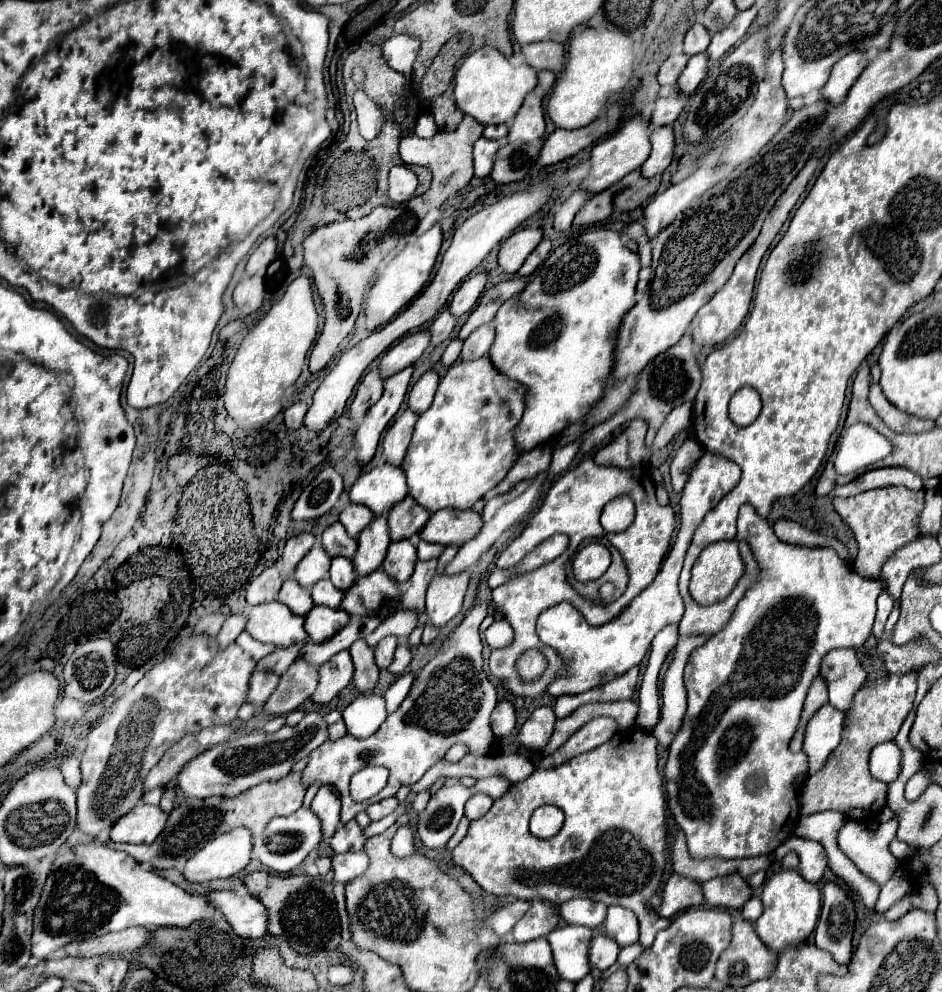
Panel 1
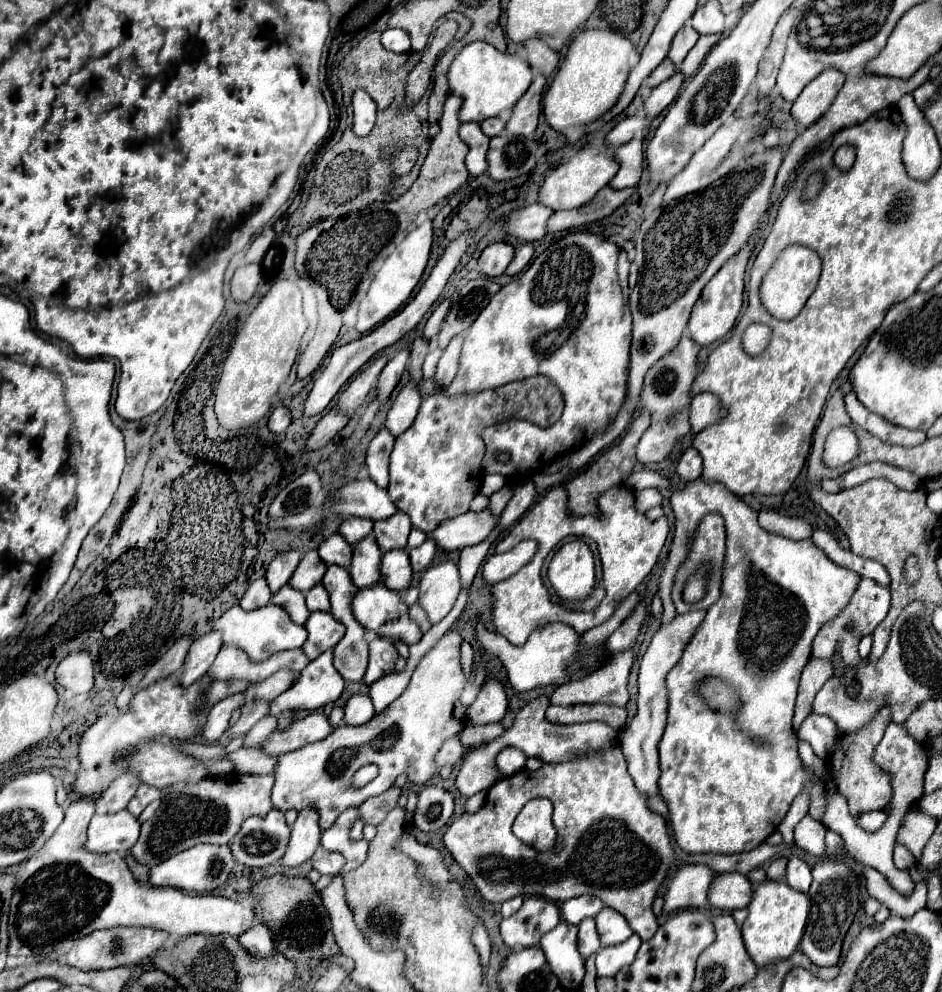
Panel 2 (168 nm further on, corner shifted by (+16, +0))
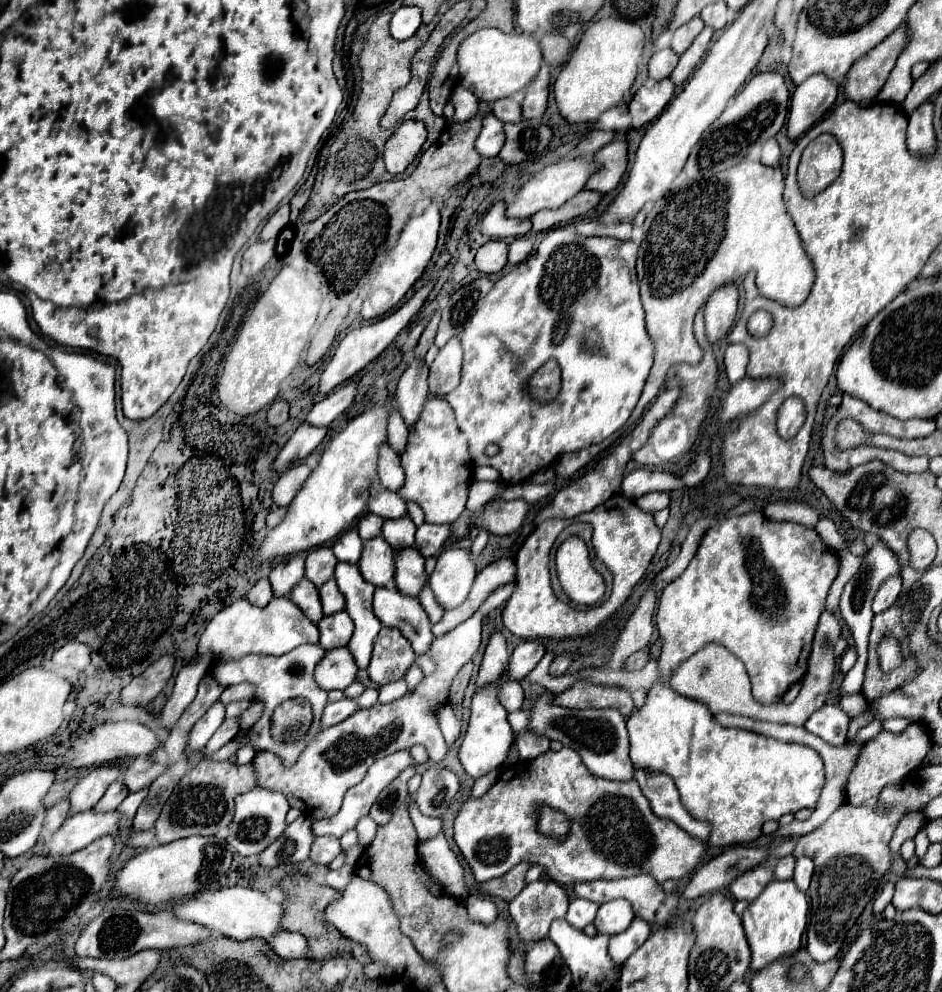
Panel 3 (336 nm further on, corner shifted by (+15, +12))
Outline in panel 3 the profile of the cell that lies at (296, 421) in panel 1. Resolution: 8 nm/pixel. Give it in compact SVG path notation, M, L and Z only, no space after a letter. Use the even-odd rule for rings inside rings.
M275 401L267 411L267 423L271 427L279 427L289 419L289 405L287 401Z

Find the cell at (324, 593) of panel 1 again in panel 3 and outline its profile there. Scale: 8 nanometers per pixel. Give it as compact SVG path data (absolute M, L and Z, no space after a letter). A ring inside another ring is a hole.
M333 579L319 589L319 595L321 595L325 615L333 615L345 609L345 597L341 595L341 591L337 591L337 583Z

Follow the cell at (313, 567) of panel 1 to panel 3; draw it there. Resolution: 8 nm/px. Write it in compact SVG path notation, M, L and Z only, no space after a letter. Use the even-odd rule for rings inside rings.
M317 547L317 549L307 553L307 559L305 559L305 577L315 587L321 587L329 579L333 579L335 565L337 565L337 557L333 555L333 551L329 547Z

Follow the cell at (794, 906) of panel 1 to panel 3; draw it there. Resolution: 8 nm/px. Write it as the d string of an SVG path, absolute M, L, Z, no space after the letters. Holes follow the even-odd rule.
M771 881L763 889L763 893L743 913L743 927L751 947L751 971L759 971L769 963L795 955L799 951L801 935L807 927L807 911L807 897L805 893L797 891L797 885L793 881Z

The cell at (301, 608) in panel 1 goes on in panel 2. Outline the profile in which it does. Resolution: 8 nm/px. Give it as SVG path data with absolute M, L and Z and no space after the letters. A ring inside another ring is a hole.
M284 585L278 593L272 595L270 603L282 607L294 623L304 625L304 621L308 617L308 609L306 609L306 603L304 603L304 593L292 589L290 585Z

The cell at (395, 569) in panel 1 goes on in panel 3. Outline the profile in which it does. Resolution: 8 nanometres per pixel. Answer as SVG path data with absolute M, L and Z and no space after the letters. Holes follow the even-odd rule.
M411 547L399 553L395 565L397 565L397 571L395 571L397 589L405 595L417 597L429 579L425 577L425 557Z

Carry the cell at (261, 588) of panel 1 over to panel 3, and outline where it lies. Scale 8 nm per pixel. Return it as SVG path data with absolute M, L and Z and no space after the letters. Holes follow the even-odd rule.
M259 579L257 585L253 585L253 589L247 593L247 601L257 607L265 607L271 599L273 599L273 591L269 579Z

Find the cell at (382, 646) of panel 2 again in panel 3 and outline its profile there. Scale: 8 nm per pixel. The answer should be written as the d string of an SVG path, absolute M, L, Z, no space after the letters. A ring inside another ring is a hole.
M383 627L375 639L373 657L367 671L373 683L387 685L403 679L413 661L415 653L403 633L393 627Z

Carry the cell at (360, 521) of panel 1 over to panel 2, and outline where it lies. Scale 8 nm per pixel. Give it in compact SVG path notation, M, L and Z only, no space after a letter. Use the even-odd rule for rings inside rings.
M348 517L342 521L338 527L338 533L348 541L348 543L358 543L372 531L372 521L370 519L360 519L360 517Z

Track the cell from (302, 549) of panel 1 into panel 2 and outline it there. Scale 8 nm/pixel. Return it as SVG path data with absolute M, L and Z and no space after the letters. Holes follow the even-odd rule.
M284 551L284 553L278 553L270 565L268 565L268 571L266 571L266 581L268 581L268 587L272 593L276 593L280 587L284 587L290 579L290 575L294 573L294 569L298 567L300 563L300 557L302 553L300 551Z

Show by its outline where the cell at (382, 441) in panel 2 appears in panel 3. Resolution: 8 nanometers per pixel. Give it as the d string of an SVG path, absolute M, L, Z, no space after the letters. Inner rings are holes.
M387 443L385 447L381 447L381 455L379 455L379 479L381 479L381 485L389 491L399 491L405 483L401 459L395 451L391 451Z

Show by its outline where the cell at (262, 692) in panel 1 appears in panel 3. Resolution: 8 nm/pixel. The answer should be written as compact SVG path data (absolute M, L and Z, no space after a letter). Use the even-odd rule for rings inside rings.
M217 701L191 729L189 735L189 743L187 749L189 751L203 751L205 743L213 737L213 733L219 729L219 725L225 719L225 705L221 701Z

